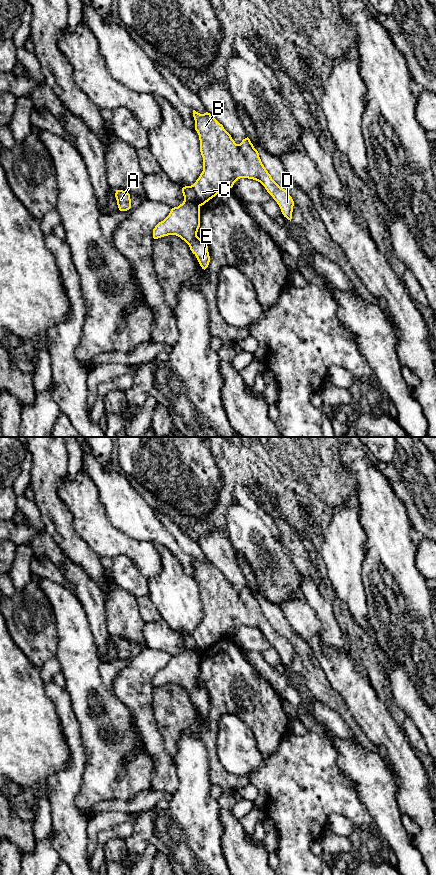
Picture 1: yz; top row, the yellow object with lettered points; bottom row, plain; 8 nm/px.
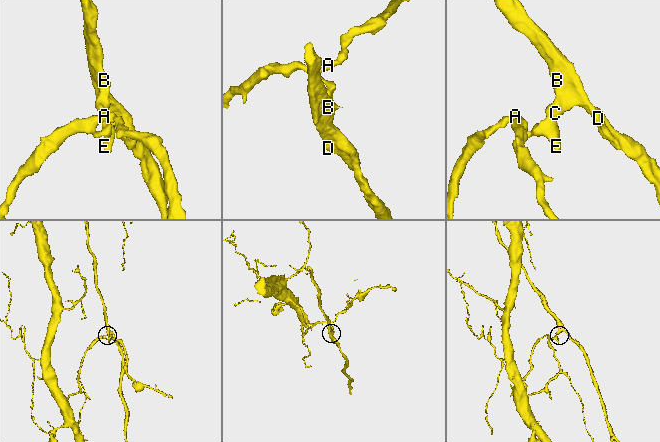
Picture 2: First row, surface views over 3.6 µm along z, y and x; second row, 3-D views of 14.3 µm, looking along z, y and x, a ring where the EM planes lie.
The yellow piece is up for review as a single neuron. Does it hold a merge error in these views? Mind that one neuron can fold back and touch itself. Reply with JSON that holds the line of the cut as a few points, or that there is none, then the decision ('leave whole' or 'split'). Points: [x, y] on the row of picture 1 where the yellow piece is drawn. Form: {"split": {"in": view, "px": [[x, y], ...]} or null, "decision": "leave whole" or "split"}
{"split": {"in": "yz", "px": [[184, 199], [199, 206]]}, "decision": "split"}

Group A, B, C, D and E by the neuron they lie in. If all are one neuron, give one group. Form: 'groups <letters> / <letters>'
groups A E / B C D

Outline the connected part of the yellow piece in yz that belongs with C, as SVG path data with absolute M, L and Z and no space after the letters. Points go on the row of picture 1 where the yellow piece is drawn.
M193 110L193 117L200 140L203 171L193 185L182 188L184 200L202 206L224 188L232 188L238 179L248 178L260 182L277 202L284 217L291 221L294 201L289 193L272 179L250 139L247 137L240 144L236 144L223 125L208 112L200 114Z

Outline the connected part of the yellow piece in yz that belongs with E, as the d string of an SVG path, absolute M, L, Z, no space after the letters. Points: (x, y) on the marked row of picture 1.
M183 201L178 207L171 209L169 215L153 229L153 238L176 235L184 240L196 256L202 269L210 262L208 246L204 239L197 236L200 227L200 206Z

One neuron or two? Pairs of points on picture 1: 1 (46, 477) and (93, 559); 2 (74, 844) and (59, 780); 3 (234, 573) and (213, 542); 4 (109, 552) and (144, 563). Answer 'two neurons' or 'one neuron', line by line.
1: one neuron
2: one neuron
3: one neuron
4: one neuron

